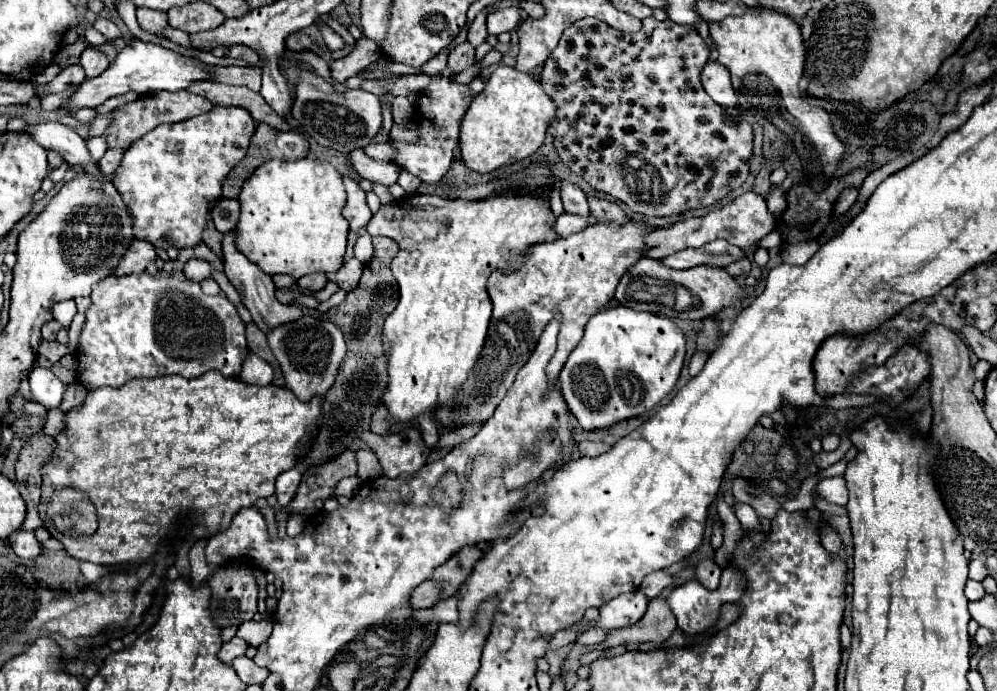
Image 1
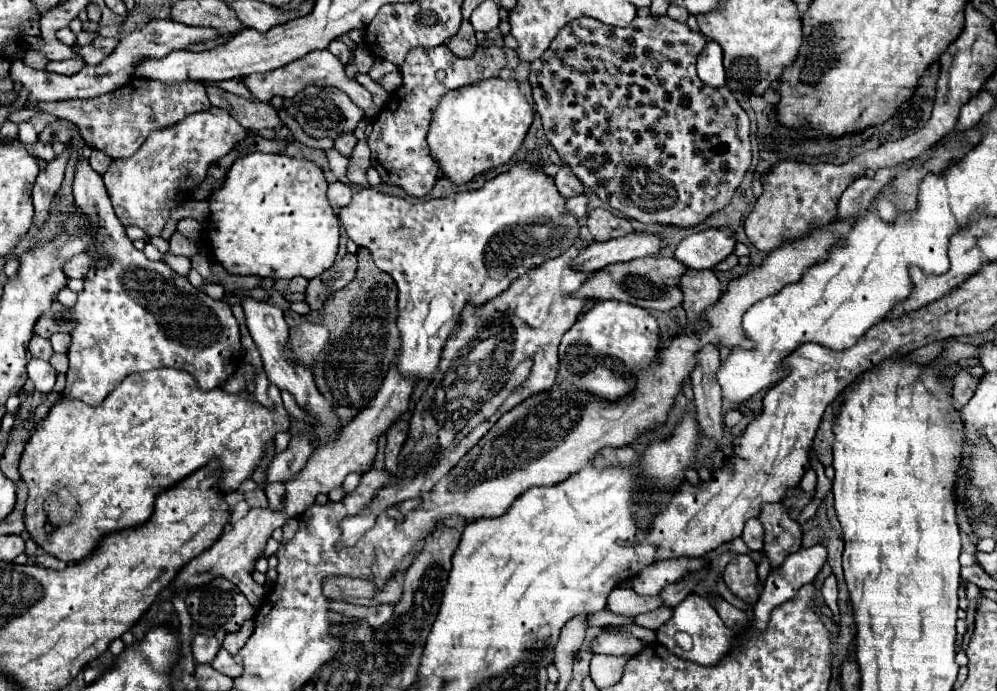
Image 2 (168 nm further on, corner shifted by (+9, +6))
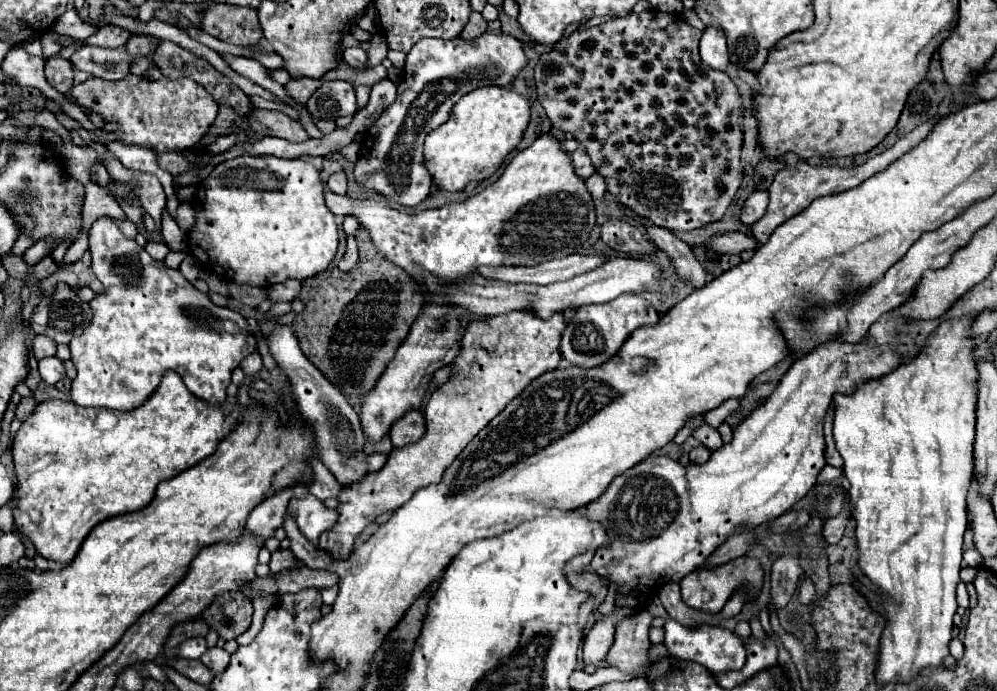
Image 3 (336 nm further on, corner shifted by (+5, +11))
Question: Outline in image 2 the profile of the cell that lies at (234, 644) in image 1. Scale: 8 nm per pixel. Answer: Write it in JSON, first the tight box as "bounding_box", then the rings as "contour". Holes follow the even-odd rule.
{"bounding_box":[192,635,222,663],"contour":[[[196,635],[192,641],[192,653],[198,663],[210,663],[220,647],[222,647],[220,641],[208,635]]]}

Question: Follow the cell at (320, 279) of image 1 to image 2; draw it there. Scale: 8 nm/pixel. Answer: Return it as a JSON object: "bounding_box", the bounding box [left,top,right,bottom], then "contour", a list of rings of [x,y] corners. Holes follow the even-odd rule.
{"bounding_box":[274,277,308,293],"contour":[[[294,277],[294,279],[278,279],[274,289],[278,289],[280,293],[304,293],[308,287],[308,279],[304,277]]]}

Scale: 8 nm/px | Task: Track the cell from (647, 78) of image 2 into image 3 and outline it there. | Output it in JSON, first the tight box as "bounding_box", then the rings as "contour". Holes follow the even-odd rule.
{"bounding_box":[536,8,742,232],"contour":[[[652,8],[652,10],[646,10],[642,14],[630,14],[626,18],[616,18],[612,22],[594,26],[594,28],[580,28],[580,30],[572,32],[568,38],[560,40],[552,52],[542,54],[538,64],[536,64],[538,100],[544,106],[554,128],[570,132],[586,148],[596,172],[606,178],[608,192],[620,204],[632,208],[636,214],[650,220],[652,224],[668,228],[672,232],[694,230],[694,228],[702,228],[710,222],[720,220],[724,216],[726,208],[730,206],[740,182],[742,182],[742,172],[740,172],[742,130],[738,124],[742,98],[740,98],[734,82],[728,78],[726,72],[718,72],[700,60],[700,54],[698,54],[700,36],[702,36],[702,32],[698,28],[692,28],[690,24],[686,24],[680,16],[664,14],[664,12]]]}

